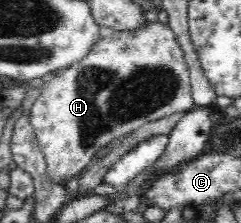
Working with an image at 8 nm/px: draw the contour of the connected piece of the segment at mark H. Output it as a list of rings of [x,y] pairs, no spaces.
[[[149,22],[144,24],[141,28],[135,30],[118,30],[107,32],[98,43],[96,43],[94,49],[90,53],[82,58],[80,63],[76,63],[74,67],[70,67],[64,70],[60,75],[50,77],[45,84],[41,87],[41,94],[32,109],[30,109],[30,125],[34,130],[34,135],[40,144],[40,149],[46,158],[46,165],[48,171],[46,171],[46,176],[52,184],[62,184],[72,178],[77,178],[84,173],[86,165],[92,161],[92,157],[104,149],[108,143],[112,143],[114,139],[122,139],[133,131],[136,131],[142,125],[146,123],[151,123],[158,119],[168,118],[170,115],[179,114],[180,111],[189,112],[193,110],[196,106],[194,104],[194,99],[192,98],[191,92],[191,80],[190,80],[190,69],[188,63],[186,62],[184,51],[182,47],[177,43],[176,35],[174,31],[170,29],[169,24],[162,24],[161,22]]]

